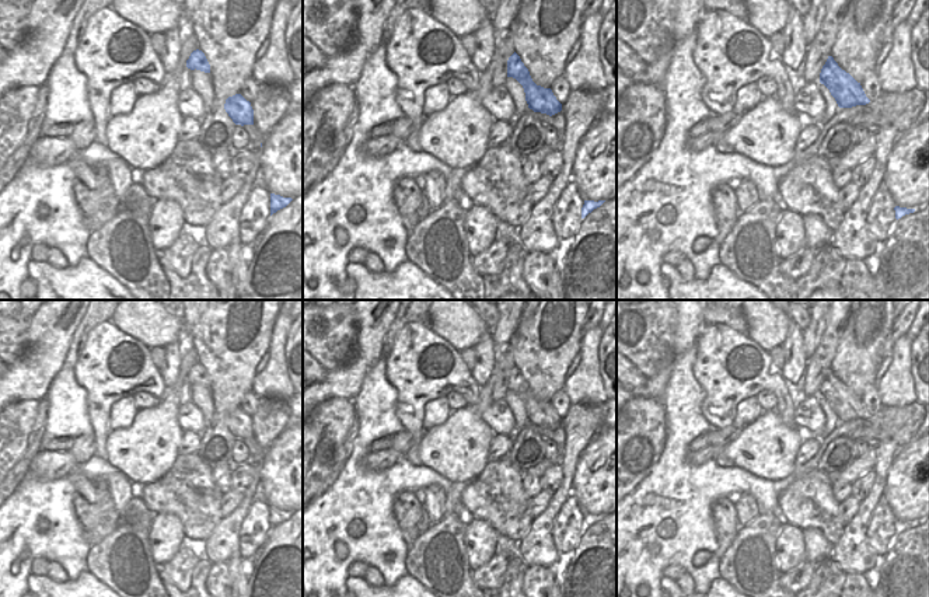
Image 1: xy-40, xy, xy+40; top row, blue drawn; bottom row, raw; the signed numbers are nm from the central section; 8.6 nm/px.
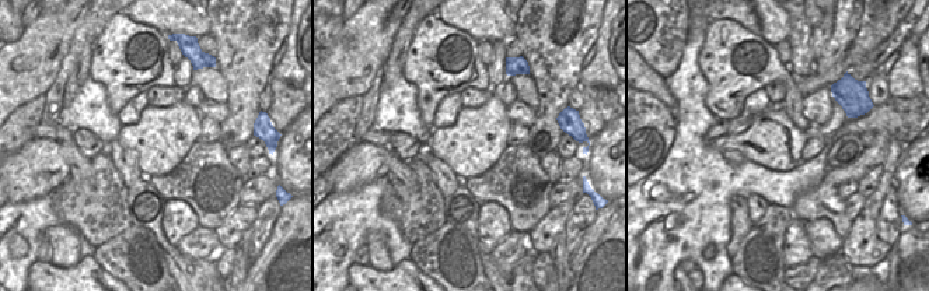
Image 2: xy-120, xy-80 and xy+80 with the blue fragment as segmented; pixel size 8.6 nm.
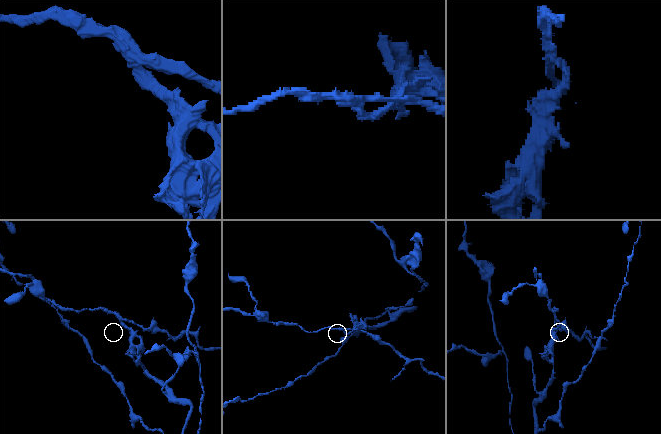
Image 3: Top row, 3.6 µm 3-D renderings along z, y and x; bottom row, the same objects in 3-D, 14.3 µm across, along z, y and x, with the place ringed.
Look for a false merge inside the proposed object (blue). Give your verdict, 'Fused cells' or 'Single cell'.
Fused cells

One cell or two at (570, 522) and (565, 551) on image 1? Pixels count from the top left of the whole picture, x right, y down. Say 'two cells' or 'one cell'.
one cell

